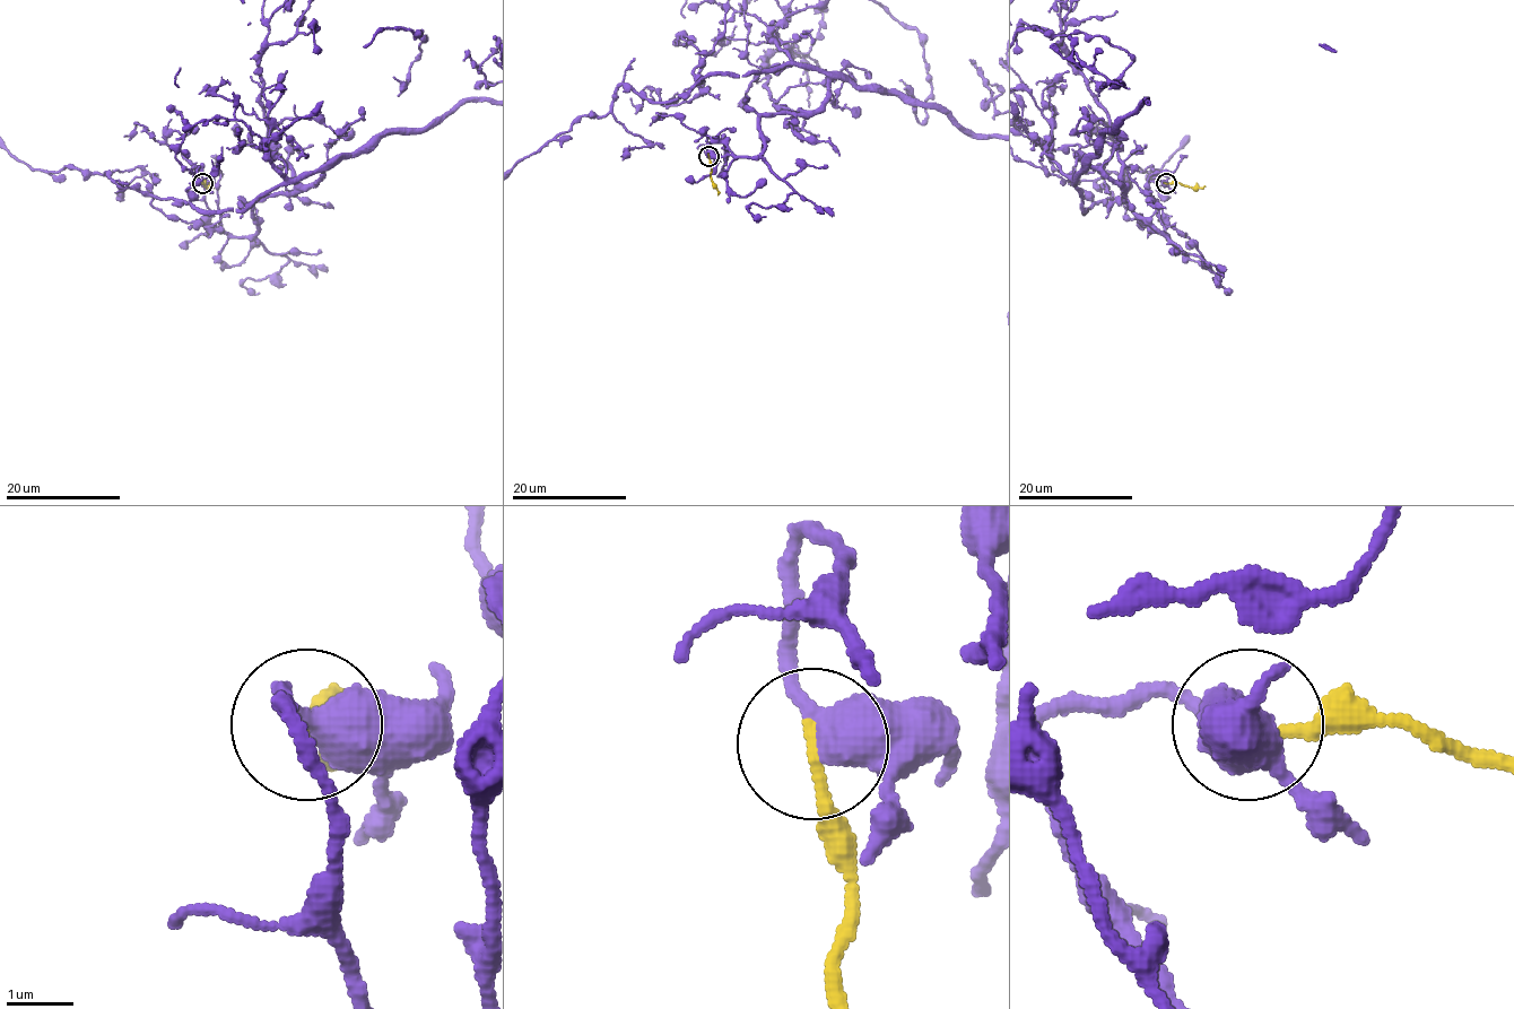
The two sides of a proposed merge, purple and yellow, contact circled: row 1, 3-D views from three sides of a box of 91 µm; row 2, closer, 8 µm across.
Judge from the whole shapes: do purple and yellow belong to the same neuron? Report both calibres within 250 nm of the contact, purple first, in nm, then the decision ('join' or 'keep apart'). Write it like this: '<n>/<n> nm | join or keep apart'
460/190 nm | join

